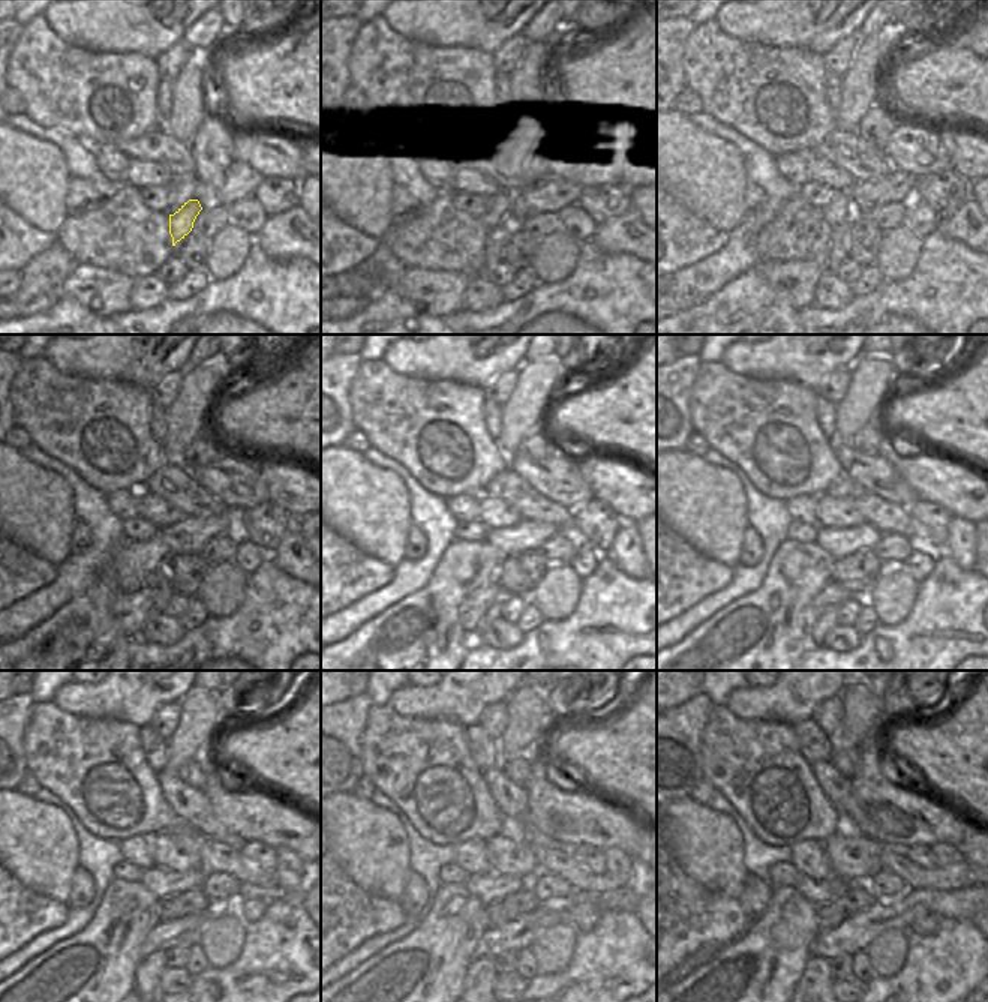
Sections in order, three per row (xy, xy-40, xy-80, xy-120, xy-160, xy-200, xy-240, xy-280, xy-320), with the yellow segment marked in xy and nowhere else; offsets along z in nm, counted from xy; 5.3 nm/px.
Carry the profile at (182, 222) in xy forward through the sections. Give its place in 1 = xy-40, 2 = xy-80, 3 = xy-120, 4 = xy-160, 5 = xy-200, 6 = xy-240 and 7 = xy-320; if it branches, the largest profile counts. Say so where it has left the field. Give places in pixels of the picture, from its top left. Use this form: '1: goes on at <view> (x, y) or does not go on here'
1: goes on at xy-40 (505, 228)
2: goes on at xy-80 (834, 254)
3: goes on at xy-120 (162, 590)
4: goes on at xy-160 (495, 611)
5: goes on at xy-200 (829, 620)
6: goes on at xy-240 (147, 975)
7: goes on at xy-320 (816, 975)

